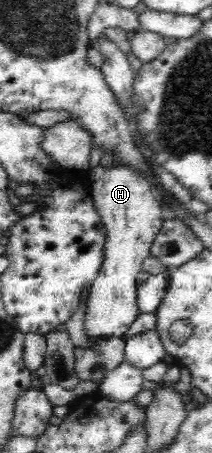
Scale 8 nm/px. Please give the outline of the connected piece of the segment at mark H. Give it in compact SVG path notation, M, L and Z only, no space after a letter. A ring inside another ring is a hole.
M113 162L110 166L103 166L98 163L88 169L87 175L90 178L88 183L91 185L94 206L107 230L104 264L102 264L100 274L92 283L84 313L84 332L88 340L95 341L122 336L132 321L136 320L138 316L136 276L141 272L146 256L151 254L152 243L157 232L162 228L164 218L162 218L160 200L156 196L156 191L152 190L148 177L139 170L131 168L129 164Z

